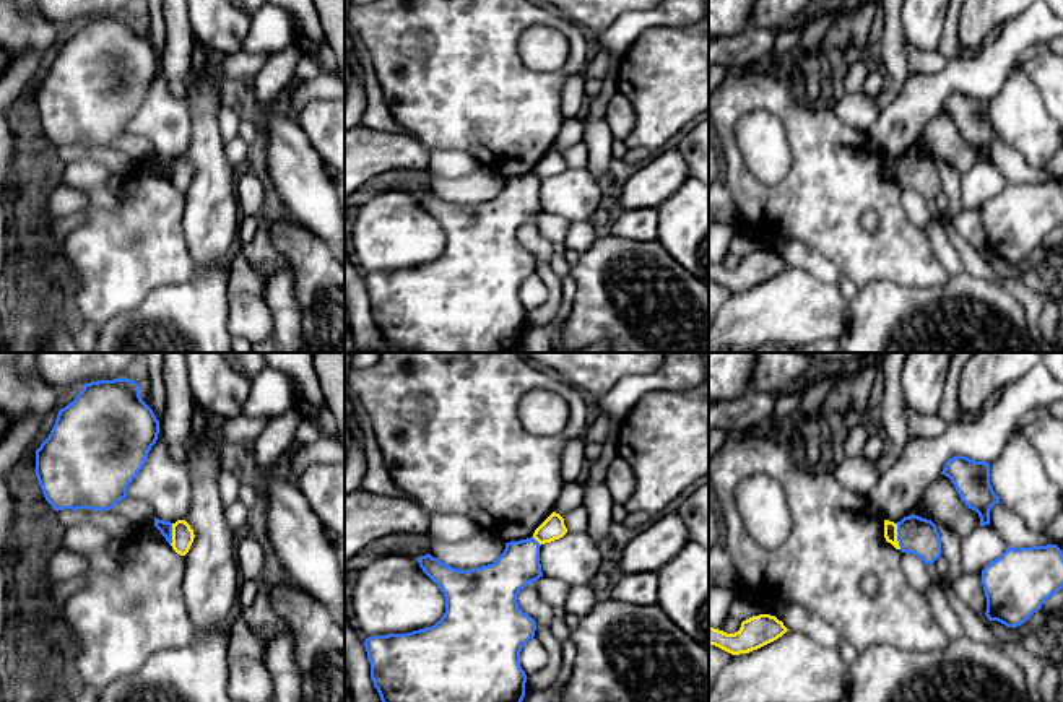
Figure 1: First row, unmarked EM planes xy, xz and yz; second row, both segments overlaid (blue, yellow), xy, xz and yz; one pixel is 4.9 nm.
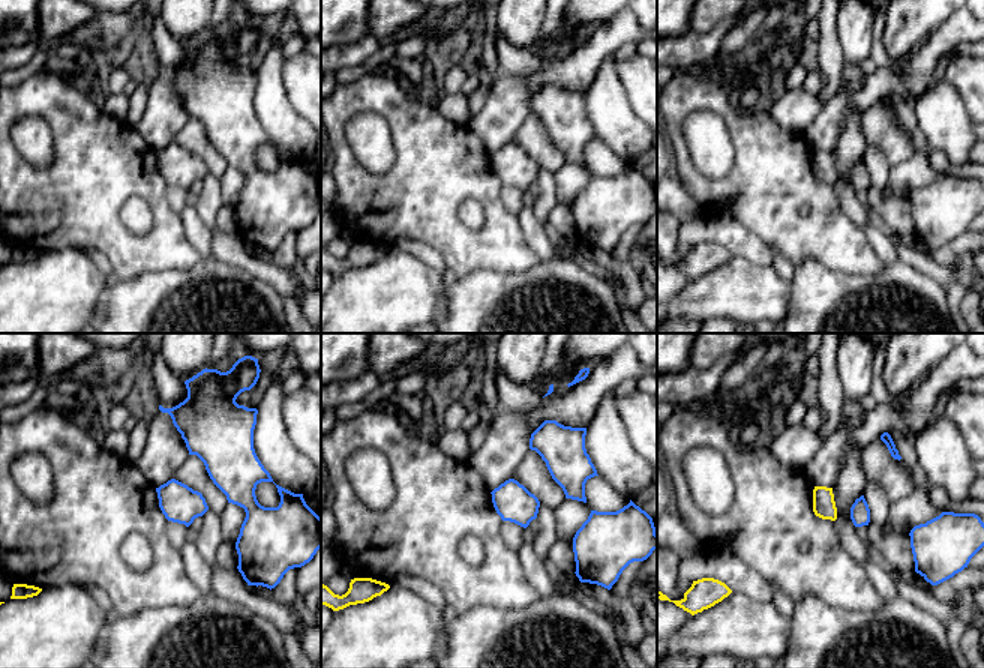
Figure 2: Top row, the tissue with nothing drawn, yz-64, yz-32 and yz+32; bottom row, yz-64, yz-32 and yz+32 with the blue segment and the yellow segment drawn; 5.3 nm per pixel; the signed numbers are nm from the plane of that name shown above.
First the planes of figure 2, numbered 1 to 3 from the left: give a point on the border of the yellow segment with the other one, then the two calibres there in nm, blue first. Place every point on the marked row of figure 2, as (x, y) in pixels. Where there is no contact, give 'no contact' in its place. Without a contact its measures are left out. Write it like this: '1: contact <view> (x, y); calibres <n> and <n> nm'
1: no contact
2: no contact
3: no contact

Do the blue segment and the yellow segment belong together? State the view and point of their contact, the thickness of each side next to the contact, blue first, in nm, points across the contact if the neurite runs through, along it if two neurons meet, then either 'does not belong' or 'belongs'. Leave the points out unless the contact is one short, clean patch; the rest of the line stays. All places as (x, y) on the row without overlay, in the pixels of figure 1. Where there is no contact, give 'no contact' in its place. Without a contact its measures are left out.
contact yz (898, 173); calibres 190 and 60 nm; border yz (896, 160), (896, 176), (901, 184); does not belong

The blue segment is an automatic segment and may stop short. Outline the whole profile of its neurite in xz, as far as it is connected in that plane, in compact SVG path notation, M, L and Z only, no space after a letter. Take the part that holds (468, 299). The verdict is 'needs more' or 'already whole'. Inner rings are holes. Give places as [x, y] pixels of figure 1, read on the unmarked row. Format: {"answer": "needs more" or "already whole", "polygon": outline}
{"answer": "already whole", "polygon": "M533 172L505 179L492 200L470 206L453 205L431 190L418 193L444 229L445 249L431 263L364 276L371 315L384 341L414 353L515 353L527 318L520 288L536 266L535 255L518 244L517 231L543 213L540 182Z"}

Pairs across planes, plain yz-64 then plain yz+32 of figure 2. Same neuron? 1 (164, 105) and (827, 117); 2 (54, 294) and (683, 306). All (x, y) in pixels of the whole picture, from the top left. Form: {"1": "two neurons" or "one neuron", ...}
{"1": "one neuron", "2": "one neuron"}

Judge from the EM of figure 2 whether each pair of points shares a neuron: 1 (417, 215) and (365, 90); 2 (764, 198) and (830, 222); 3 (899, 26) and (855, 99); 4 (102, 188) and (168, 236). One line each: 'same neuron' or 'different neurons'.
1: same neuron
2: same neuron
3: different neurons
4: same neuron

